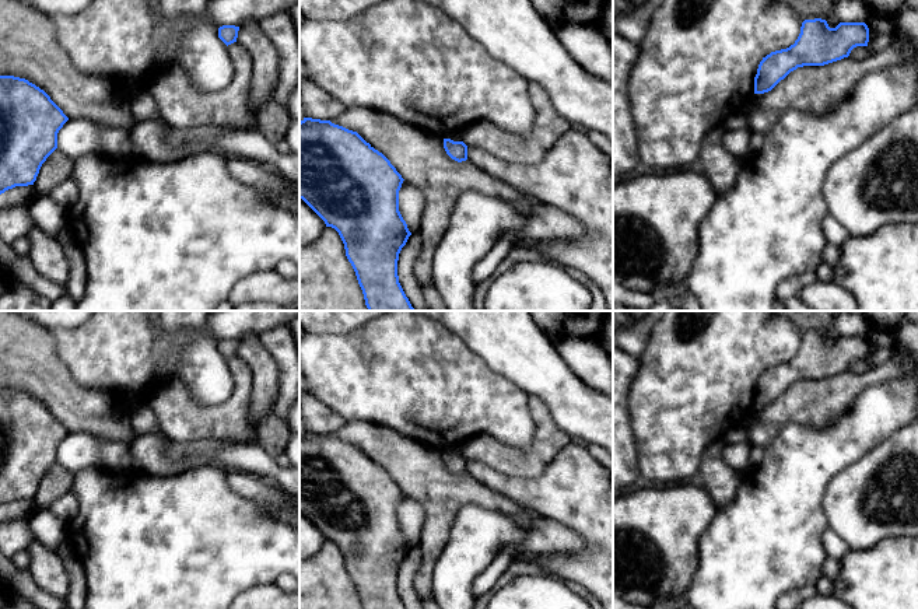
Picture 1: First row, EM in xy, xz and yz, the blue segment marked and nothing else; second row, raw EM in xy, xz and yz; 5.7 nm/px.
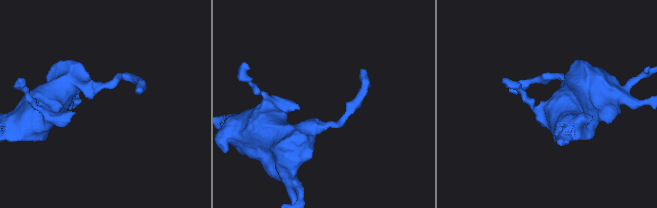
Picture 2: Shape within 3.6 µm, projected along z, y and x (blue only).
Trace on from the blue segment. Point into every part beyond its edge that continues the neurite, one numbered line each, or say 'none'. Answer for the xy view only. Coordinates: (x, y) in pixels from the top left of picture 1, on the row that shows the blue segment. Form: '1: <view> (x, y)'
none

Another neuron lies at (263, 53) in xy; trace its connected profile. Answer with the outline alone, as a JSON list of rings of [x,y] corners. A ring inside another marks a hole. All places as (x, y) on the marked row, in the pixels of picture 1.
[[[246,21],[239,27],[236,42],[241,43],[253,60],[253,77],[249,90],[252,109],[269,101],[278,83],[278,55],[274,45],[263,34],[257,21]]]

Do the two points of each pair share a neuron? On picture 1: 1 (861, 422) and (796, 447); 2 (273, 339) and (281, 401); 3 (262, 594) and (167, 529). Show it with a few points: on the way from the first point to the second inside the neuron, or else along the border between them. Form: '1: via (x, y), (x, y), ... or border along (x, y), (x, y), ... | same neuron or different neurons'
1: via (845, 437), (836, 447), (812, 447) | same neuron
2: via (284, 354), (284, 385) | same neuron
3: border along (273, 581), (249, 587), (238, 594) | different neurons

